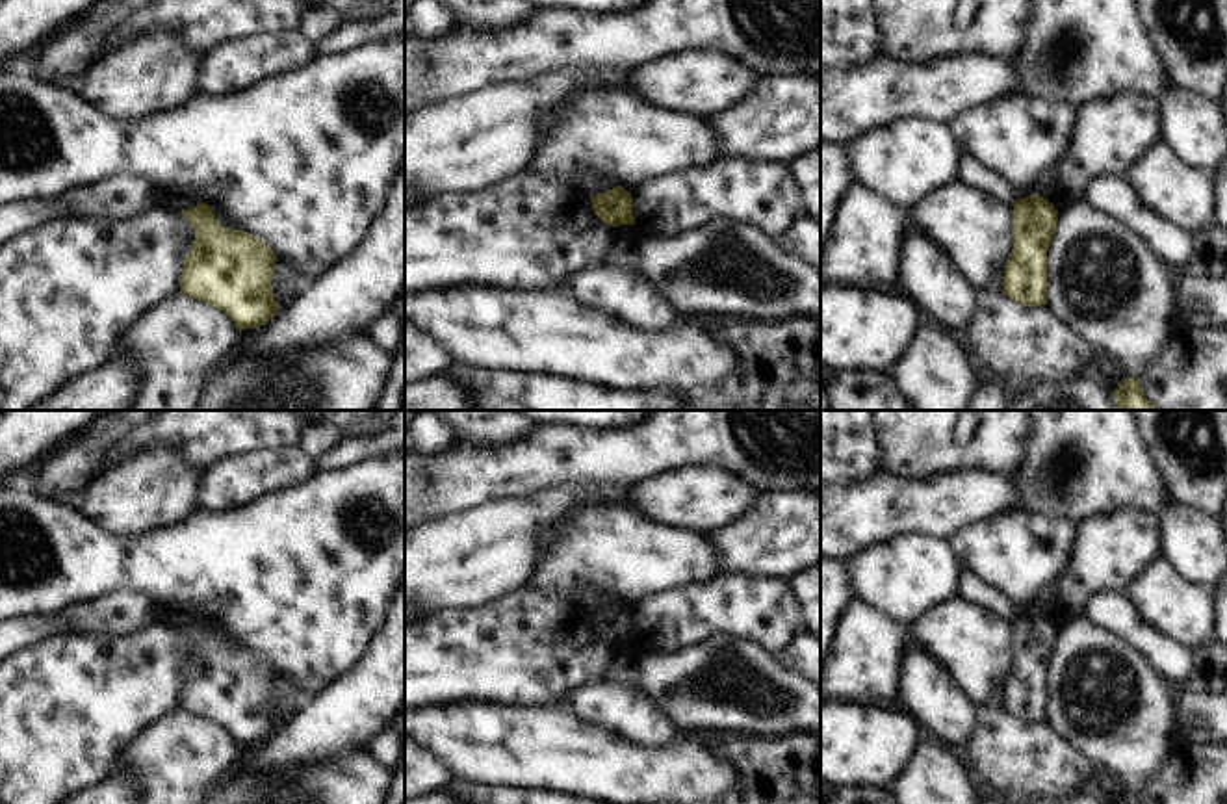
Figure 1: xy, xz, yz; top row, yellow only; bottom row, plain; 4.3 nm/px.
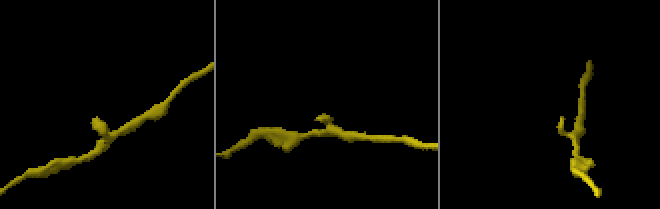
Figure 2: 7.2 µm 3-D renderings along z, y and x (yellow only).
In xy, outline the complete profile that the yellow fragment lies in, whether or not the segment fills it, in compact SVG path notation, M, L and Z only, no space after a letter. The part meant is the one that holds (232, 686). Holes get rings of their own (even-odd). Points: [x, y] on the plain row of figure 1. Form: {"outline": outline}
{"outline": "M206 618L180 629L195 646L184 672L180 709L217 722L236 745L265 741L278 726L271 702L273 665L241 644L225 644Z"}

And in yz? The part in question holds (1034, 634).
{"outline": "M1030 611L1014 620L1014 665L1002 687L1002 709L1023 722L1047 720L1047 665L1058 626Z"}

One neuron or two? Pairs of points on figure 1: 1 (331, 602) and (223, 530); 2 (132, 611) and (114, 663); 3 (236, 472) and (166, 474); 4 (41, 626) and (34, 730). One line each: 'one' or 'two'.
1: one
2: two
3: two
4: two

